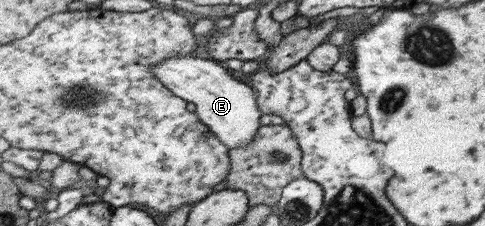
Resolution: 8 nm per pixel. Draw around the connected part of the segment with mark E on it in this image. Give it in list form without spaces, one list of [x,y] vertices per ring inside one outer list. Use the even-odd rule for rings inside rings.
[[[190,54],[169,58],[153,66],[151,71],[154,78],[160,79],[166,88],[186,102],[193,103],[201,121],[210,126],[214,137],[228,146],[230,150],[248,147],[263,127],[262,110],[258,108],[259,94],[256,94],[249,84],[232,78],[228,70],[220,66],[218,61]]]

